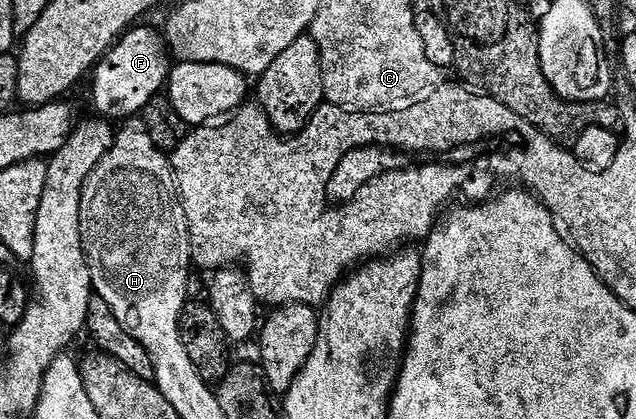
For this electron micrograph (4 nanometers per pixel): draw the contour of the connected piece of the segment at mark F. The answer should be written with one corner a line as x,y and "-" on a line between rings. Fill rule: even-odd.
133,27
117,40
104,55
103,61
91,74
92,105
101,118
109,122
124,121
127,117
143,114
150,99
161,96
168,84
170,46
156,29

